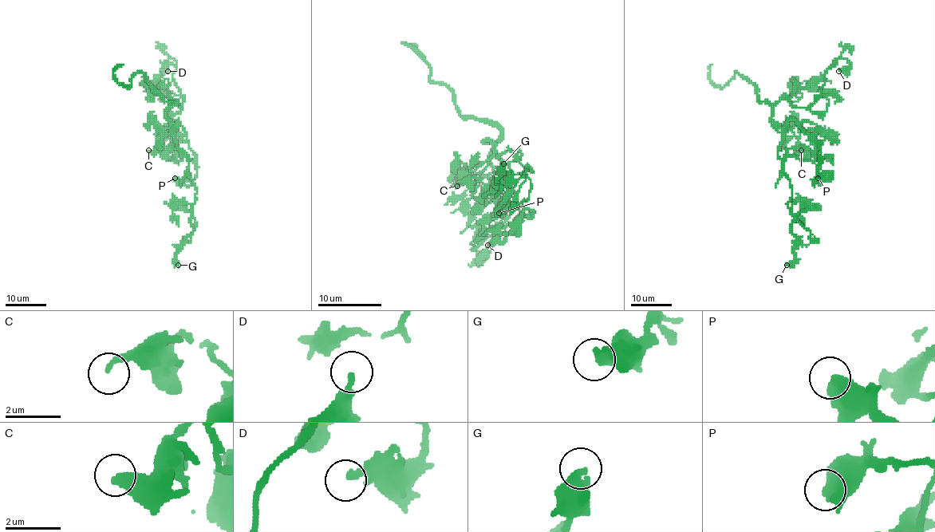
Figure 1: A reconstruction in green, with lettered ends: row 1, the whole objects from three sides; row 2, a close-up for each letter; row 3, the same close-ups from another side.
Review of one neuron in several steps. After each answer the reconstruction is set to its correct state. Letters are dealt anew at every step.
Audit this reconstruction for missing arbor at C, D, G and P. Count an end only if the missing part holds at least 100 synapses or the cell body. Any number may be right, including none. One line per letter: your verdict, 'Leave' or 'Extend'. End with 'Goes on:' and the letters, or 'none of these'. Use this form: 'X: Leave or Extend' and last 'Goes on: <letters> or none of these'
C: Leave
D: Leave
G: Leave
P: Leave
Goes on: none of these

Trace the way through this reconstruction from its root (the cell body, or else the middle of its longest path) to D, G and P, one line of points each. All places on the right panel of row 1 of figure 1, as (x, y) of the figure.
D: (780, 128), (772, 120), (776, 104), (788, 99), (809, 107), (827, 69), (845, 58), (850, 67), (838, 71)
G: (780, 128), (778, 157), (792, 190), (787, 207), (798, 237), (794, 259), (787, 265)
P: (780, 128), (783, 128), (789, 120), (794, 120), (818, 143), (820, 156), (814, 186), (818, 178)

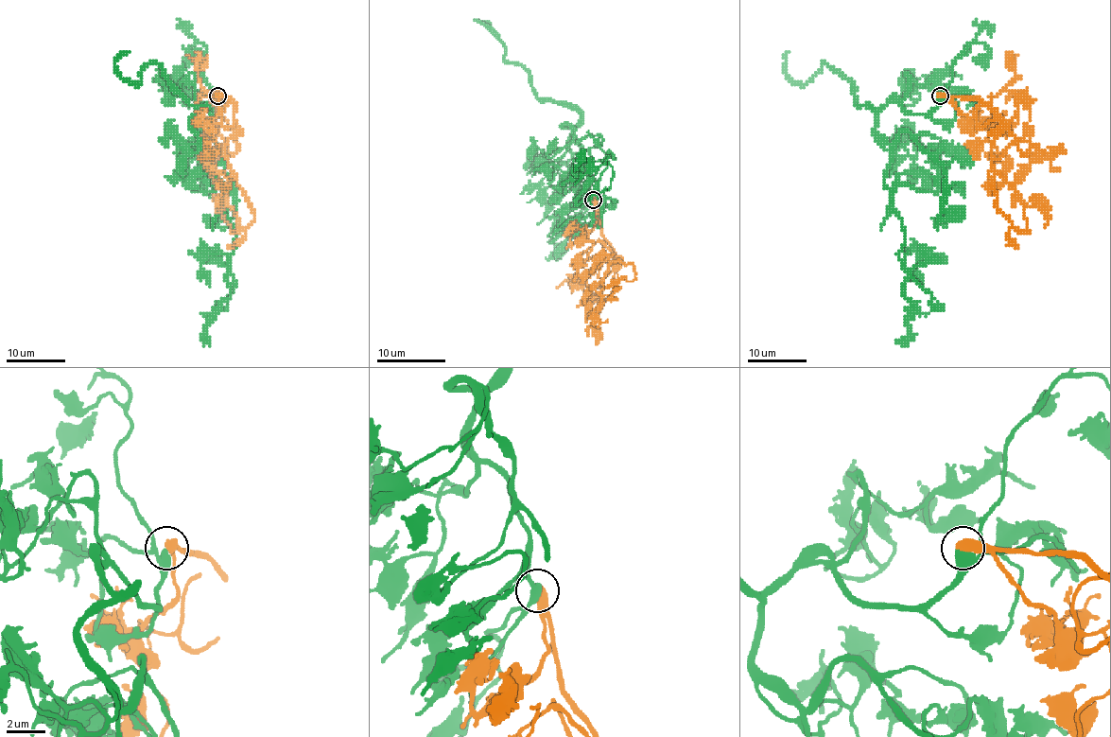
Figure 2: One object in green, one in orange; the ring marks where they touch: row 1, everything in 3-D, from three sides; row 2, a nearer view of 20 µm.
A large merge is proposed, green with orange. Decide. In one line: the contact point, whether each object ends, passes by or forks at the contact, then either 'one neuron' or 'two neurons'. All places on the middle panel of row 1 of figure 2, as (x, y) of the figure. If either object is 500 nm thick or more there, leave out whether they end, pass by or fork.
at (593, 200); one neuron

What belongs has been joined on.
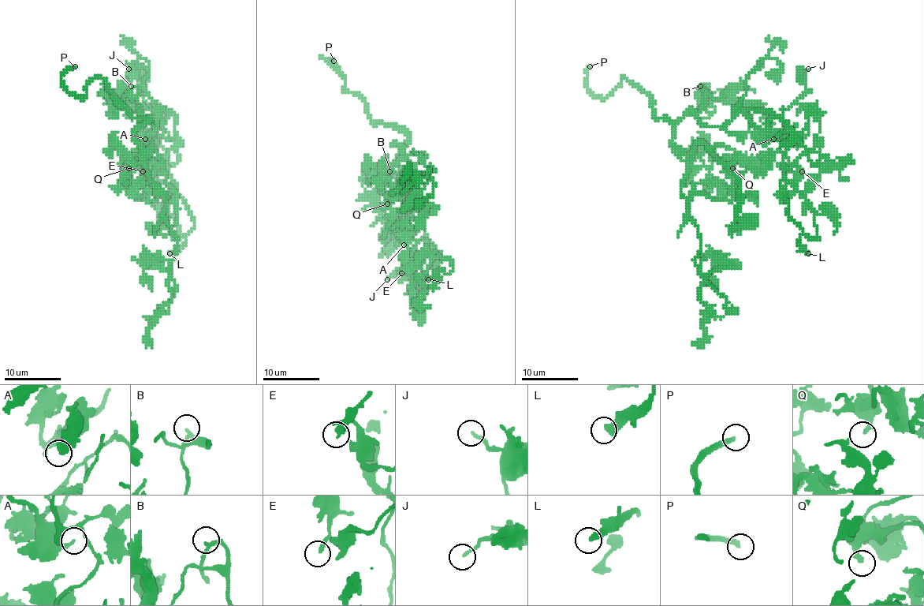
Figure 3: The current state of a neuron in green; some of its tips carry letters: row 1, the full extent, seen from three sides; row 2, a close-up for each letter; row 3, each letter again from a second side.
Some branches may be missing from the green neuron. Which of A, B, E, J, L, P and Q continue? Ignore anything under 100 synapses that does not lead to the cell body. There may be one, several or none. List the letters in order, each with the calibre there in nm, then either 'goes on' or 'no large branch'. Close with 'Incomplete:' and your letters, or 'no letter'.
A: calibre 160 nm; no large branch
B: calibre 160 nm; goes on
E: calibre 200 nm; no large branch
J: calibre 170 nm; no large branch
L: calibre 440 nm; no large branch
P: calibre 280 nm; goes on
Q: calibre 200 nm; no large branch
Incomplete: B, P

